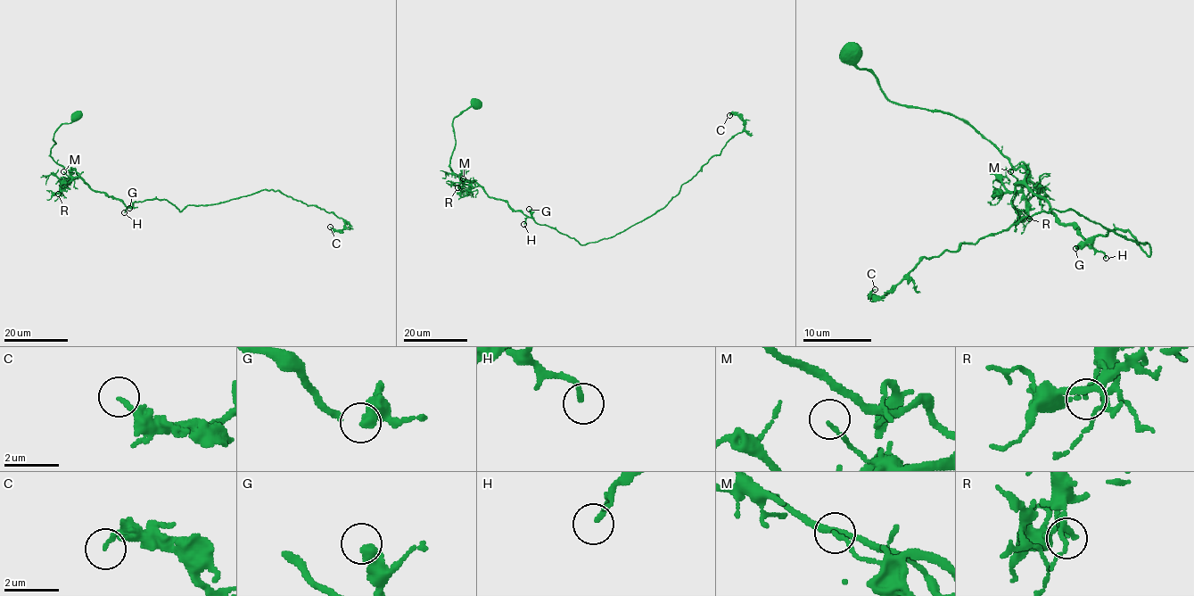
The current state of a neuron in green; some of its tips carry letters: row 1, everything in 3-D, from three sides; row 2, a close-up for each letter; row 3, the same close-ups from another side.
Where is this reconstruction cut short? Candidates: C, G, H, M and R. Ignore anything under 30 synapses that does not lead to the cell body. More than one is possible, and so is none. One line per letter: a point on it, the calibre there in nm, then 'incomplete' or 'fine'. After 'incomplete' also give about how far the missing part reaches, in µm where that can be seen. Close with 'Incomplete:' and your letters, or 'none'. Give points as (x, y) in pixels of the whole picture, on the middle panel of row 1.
C: at (729, 115); 150 nm thick; fine
G: at (529, 209); 400 nm thick; fine
H: at (523, 224); 170 nm thick; incomplete; about 7 µm are missing
M: at (463, 178); 130 nm thick; fine
R: at (457, 187); 130 nm thick; fine
Incomplete: H

